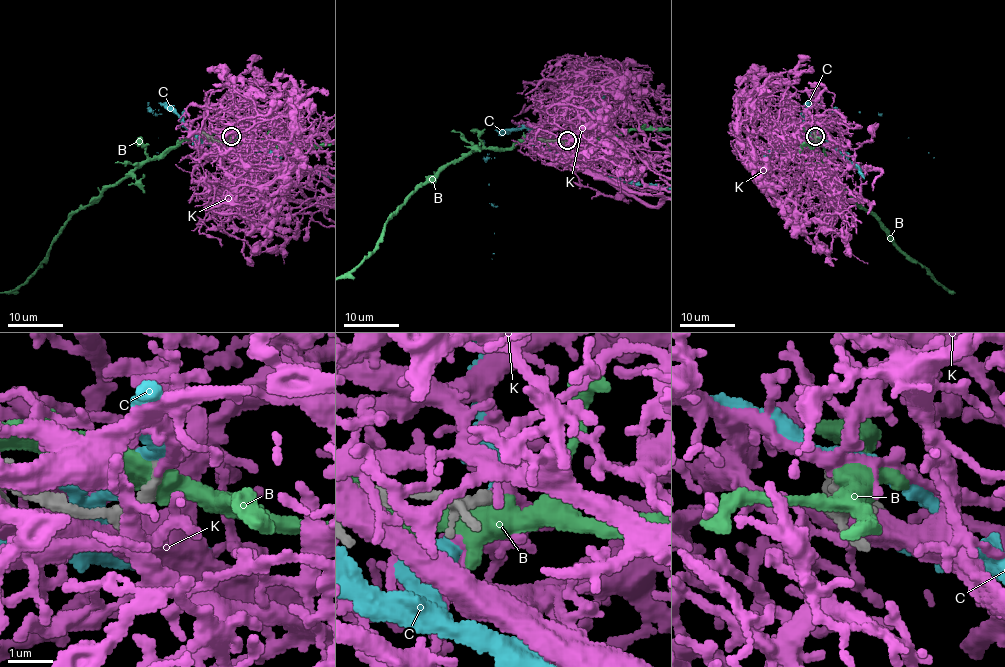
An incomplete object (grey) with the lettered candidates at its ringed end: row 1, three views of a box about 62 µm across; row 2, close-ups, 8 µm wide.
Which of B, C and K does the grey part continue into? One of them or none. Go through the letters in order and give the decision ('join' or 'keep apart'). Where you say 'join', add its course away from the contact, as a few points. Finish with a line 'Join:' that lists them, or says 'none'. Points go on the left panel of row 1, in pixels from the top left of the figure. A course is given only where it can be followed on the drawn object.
B: keep apart
C: keep apart
K: join
Join: K

